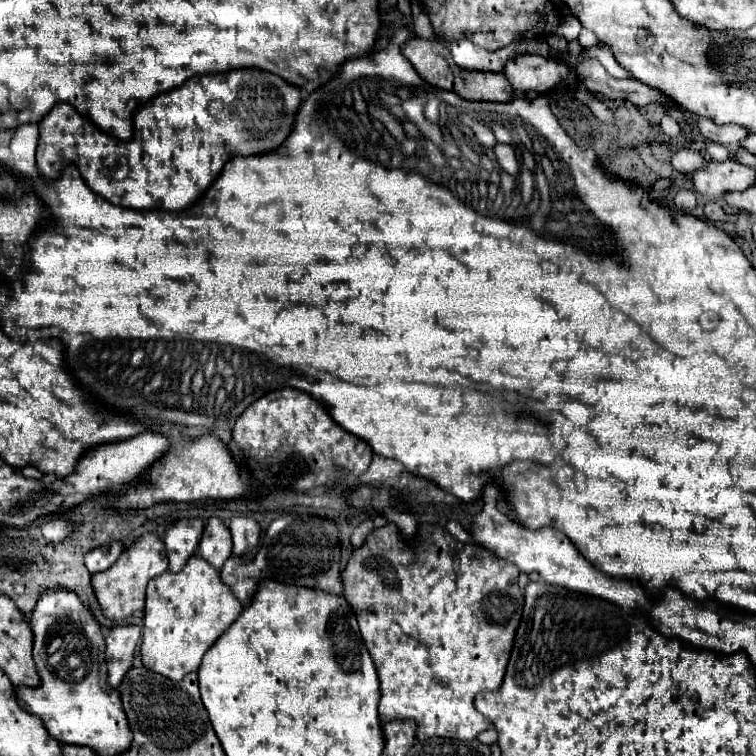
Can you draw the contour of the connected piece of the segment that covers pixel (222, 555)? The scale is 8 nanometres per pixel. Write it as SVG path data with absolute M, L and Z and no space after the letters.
M216 517L208 519L208 523L204 527L204 533L202 533L198 553L214 569L220 569L224 565L224 561L232 555L232 535L220 519L216 519Z

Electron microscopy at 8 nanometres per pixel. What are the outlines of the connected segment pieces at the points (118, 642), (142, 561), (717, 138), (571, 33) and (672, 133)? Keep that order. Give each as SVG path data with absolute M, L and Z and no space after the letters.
M118 625L110 629L106 637L106 665L108 665L108 683L112 687L118 687L126 671L130 671L138 641L140 629L136 625Z
M144 535L140 537L136 543L132 543L122 555L120 559L114 563L114 567L92 575L92 587L94 587L94 595L100 603L102 615L106 619L112 621L124 621L130 615L134 615L136 611L144 609L144 595L146 595L146 583L156 577L162 575L168 569L168 559L164 557L162 551L164 543L156 537L156 535Z
M686 115L686 117L698 125L698 133L704 139L710 139L714 143L738 145L738 143L742 143L742 139L746 139L746 135L750 135L750 131L746 131L746 127L738 127L738 125L716 125L716 123L710 123L710 119L696 117L696 115Z
M570 15L570 17L566 17L564 21L562 21L562 35L568 39L568 41L574 41L574 39L578 39L578 33L580 33L580 29L582 29L582 25Z
M665 114L661 119L661 128L670 138L676 138L680 133L680 127L675 119Z

